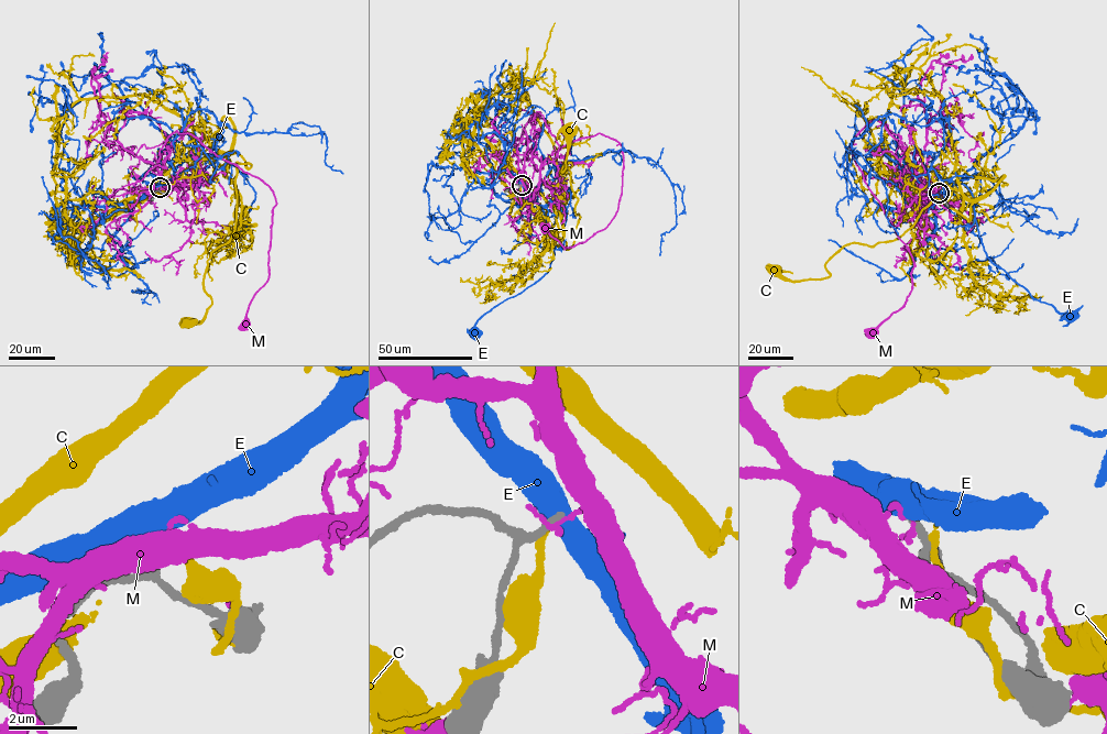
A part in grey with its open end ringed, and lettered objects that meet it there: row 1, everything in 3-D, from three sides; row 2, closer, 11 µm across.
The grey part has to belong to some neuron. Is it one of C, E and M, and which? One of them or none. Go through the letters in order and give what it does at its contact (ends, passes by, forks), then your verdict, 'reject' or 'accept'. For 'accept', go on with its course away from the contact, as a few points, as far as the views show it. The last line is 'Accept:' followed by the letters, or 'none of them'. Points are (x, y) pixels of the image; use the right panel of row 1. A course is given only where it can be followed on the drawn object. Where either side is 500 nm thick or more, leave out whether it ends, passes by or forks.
C: it ends there; reject
E: reject
M: it ends there; reject
Accept: none of them

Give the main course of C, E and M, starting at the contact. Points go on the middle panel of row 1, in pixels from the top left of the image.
C: (521, 186), (512, 196), (569, 249), (580, 217), (570, 173), (565, 163), (561, 170), (569, 127)
E: (522, 185), (541, 208), (552, 236), (552, 259), (541, 277), (482, 316), (473, 327), (474, 333)
M: (522, 185), (535, 192), (546, 159), (573, 141), (621, 144), (606, 227), (563, 249), (546, 228)

